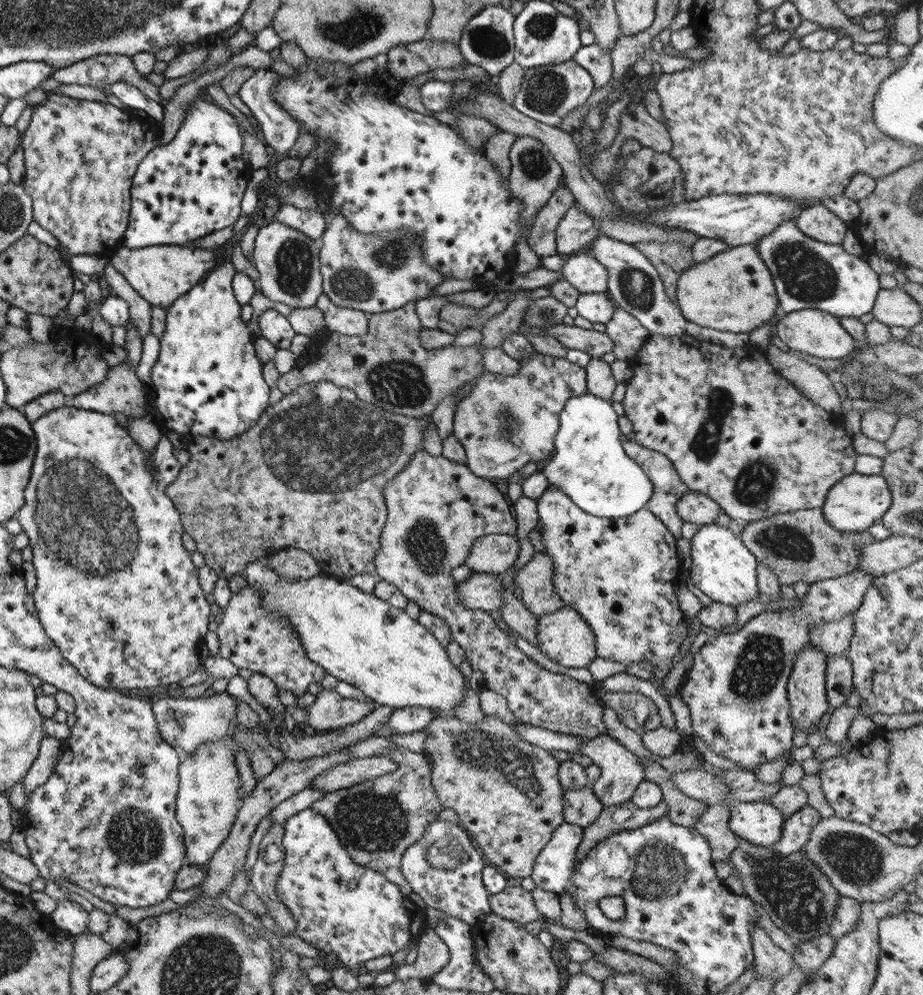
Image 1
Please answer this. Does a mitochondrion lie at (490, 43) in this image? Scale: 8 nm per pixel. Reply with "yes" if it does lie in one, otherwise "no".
yes

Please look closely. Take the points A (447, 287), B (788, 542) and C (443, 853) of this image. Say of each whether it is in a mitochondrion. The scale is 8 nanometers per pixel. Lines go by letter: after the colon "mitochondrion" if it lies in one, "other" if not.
A: other
B: mitochondrion
C: mitochondrion

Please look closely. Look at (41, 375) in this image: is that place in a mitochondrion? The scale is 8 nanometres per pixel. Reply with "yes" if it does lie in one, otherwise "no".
no

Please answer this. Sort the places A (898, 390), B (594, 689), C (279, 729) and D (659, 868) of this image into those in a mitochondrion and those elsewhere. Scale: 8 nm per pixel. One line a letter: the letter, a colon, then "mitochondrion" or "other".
A: mitochondrion
B: other
C: other
D: mitochondrion

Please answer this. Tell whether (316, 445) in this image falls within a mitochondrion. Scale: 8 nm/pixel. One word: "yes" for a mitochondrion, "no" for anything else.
yes

